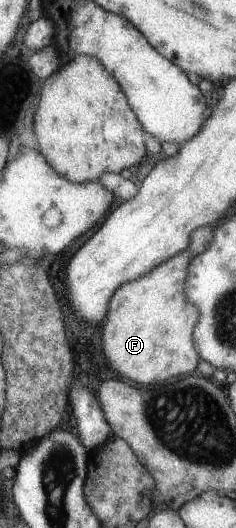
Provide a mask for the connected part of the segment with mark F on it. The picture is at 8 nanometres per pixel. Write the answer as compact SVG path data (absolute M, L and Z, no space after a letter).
M189 248L177 252L141 278L121 284L111 294L106 323L101 328L101 350L119 378L135 382L137 386L151 387L196 370L199 358L193 332L199 312L187 302L183 292L191 257Z

